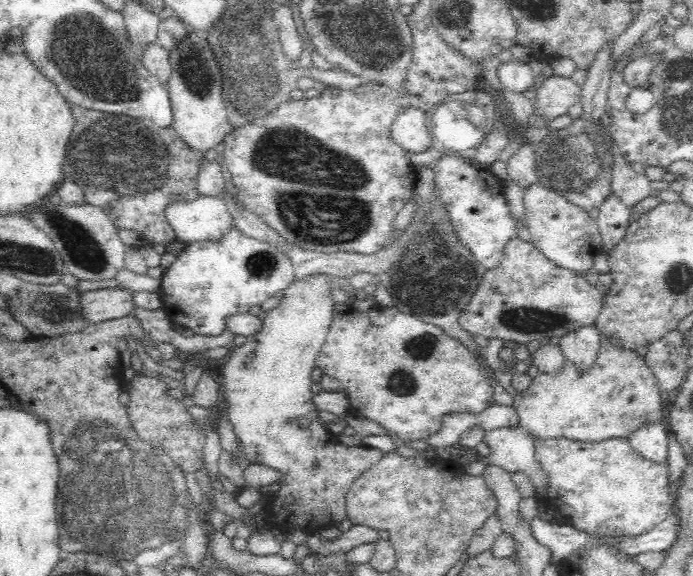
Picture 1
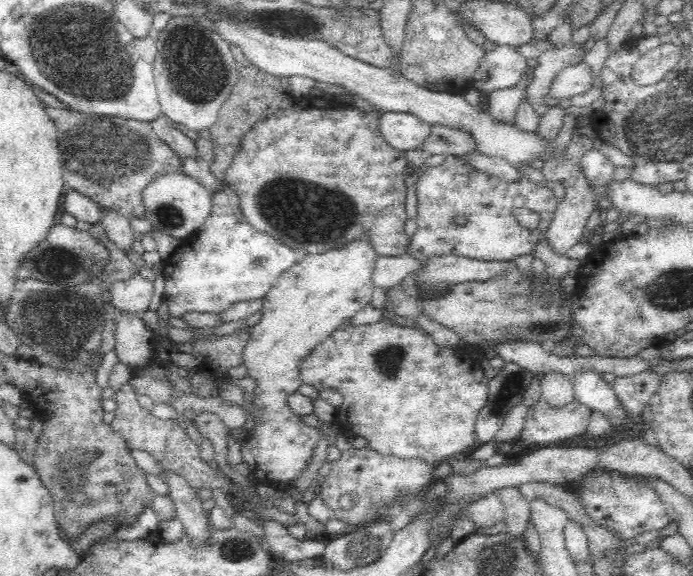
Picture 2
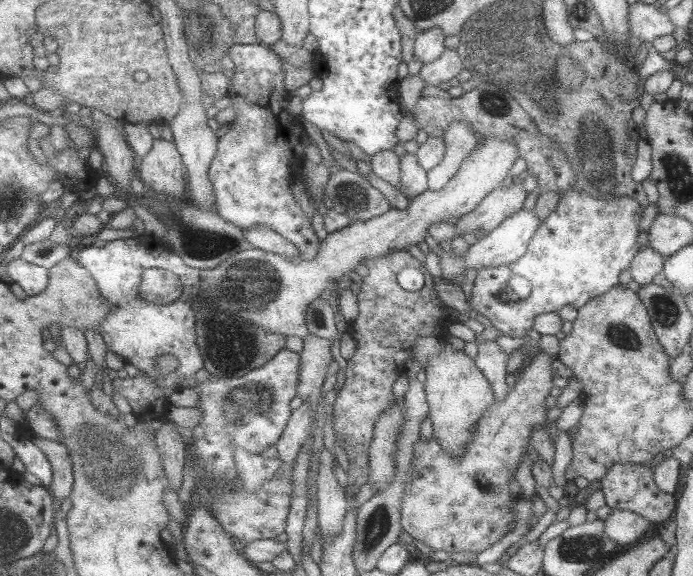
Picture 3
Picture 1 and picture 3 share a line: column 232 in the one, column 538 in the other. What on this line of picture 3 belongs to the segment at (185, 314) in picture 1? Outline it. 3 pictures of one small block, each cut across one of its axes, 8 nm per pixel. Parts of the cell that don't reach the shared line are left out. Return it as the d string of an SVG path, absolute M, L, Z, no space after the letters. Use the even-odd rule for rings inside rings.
M577 189L567 190L567 193L559 198L553 212L539 224L539 228L528 242L528 250L523 257L509 265L483 268L477 272L474 287L470 292L470 305L480 314L484 322L495 325L503 335L514 337L526 335L525 331L532 328L535 315L554 312L564 304L578 309L590 298L597 298L612 286L620 284L617 276L621 274L622 270L629 269L638 252L637 233L641 211L642 206L633 198L615 198L615 200L605 202L591 198L589 194ZM513 274L519 274L529 280L531 292L523 300L508 300L505 296L507 280Z

